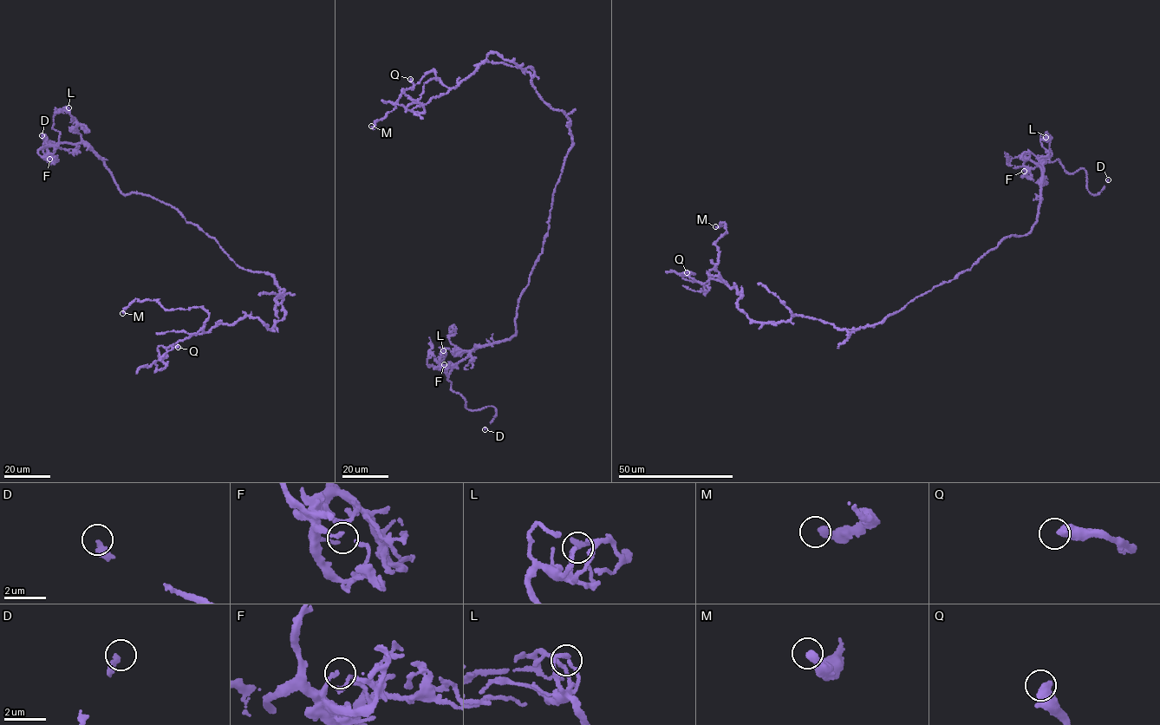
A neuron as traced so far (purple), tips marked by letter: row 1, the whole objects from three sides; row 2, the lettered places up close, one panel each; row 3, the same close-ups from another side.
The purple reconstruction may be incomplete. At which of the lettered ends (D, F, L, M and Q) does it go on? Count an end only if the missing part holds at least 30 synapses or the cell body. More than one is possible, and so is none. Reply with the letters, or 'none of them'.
D

